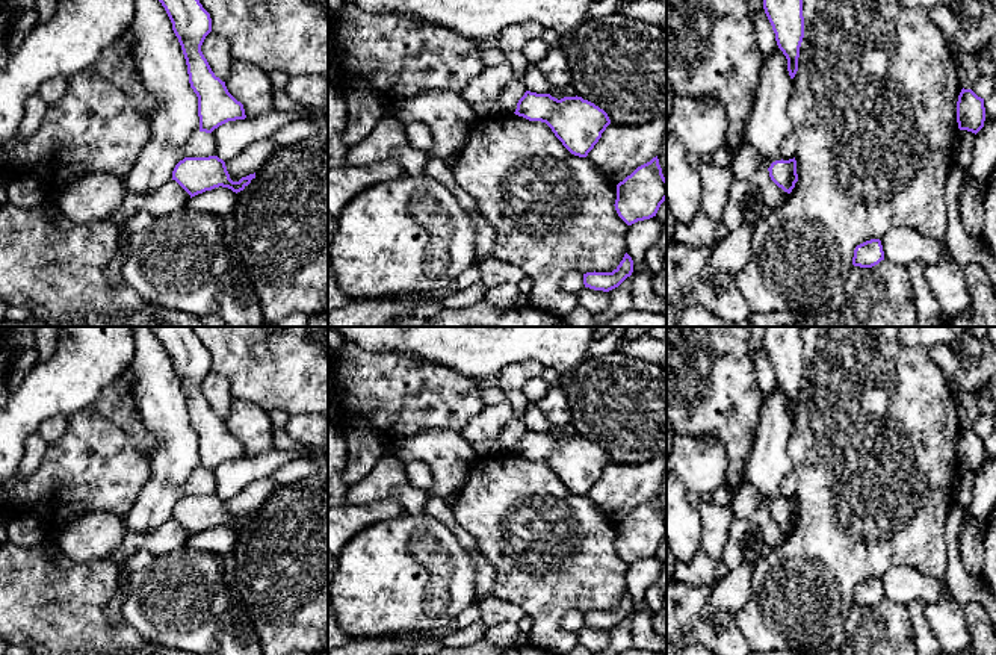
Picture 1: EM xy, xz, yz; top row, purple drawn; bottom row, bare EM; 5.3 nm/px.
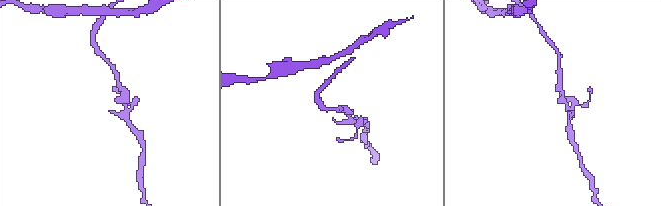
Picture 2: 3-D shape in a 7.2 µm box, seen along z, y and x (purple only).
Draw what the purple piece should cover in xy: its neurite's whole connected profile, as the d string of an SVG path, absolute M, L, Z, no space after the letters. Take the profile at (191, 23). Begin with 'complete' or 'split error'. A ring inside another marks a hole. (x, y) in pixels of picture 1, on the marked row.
complete | M200 0L159 2L172 23L186 59L190 88L198 97L200 132L212 133L228 121L245 120L243 104L228 92L225 82L215 76L201 51L212 32L210 14Z

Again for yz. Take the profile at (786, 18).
complete | M763 0L763 9L775 33L777 45L787 59L789 76L793 79L804 38L803 0Z

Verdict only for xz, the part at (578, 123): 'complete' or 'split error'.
complete

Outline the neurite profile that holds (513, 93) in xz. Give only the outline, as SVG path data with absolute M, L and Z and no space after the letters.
M523 71L515 82L509 83L505 88L497 103L482 103L482 104L475 104L472 107L479 115L479 118L499 113L514 113L517 109L517 103L524 95L524 92L526 88L524 88L524 71Z

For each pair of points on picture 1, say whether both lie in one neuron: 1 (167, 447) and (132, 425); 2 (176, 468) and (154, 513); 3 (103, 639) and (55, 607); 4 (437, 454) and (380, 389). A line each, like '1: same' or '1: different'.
1: different
2: same
3: same
4: different

